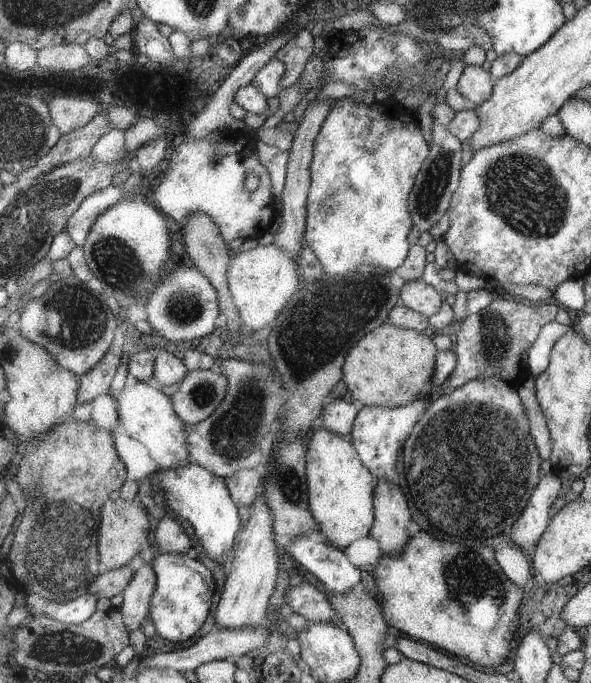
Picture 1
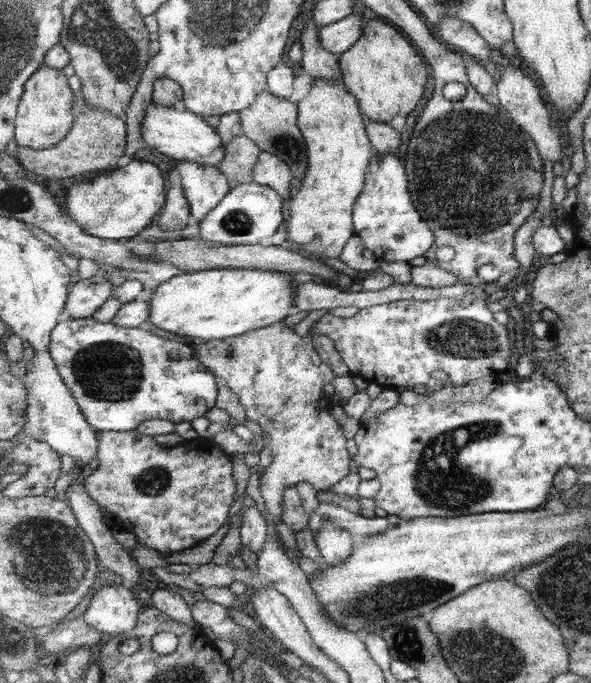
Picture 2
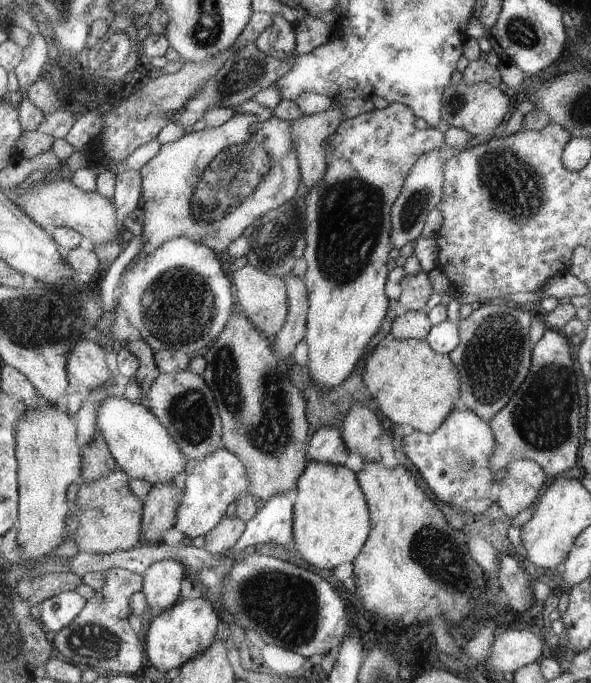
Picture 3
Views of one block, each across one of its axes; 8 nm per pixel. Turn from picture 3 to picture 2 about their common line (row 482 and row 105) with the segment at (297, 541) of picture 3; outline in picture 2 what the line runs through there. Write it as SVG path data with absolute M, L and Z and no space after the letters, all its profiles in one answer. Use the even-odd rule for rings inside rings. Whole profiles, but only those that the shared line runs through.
M310 20L303 28L299 39L303 48L303 59L298 65L305 69L312 78L308 96L298 103L298 125L306 138L309 168L300 190L287 201L290 214L287 220L287 238L300 244L316 258L323 256L339 258L349 238L355 235L354 208L359 195L365 188L371 159L379 152L366 129L365 118L361 114L362 109L358 99L347 88L347 85L341 82L340 57L322 45L319 36L320 27L317 21Z

